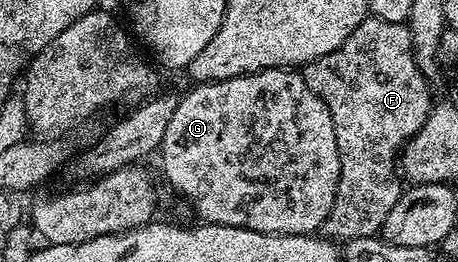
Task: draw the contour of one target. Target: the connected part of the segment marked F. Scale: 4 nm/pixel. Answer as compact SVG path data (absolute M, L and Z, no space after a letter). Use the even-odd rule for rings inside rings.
M367 16L354 29L352 36L336 48L336 52L328 52L328 56L306 63L300 73L308 88L324 100L336 128L336 148L340 148L340 184L336 188L336 200L332 200L332 212L328 212L321 233L342 244L348 240L375 237L381 231L384 220L388 220L388 212L396 208L396 200L400 200L404 192L396 159L408 139L420 132L432 105L427 75L422 73L418 61L414 59L410 27L405 22L389 22Z

